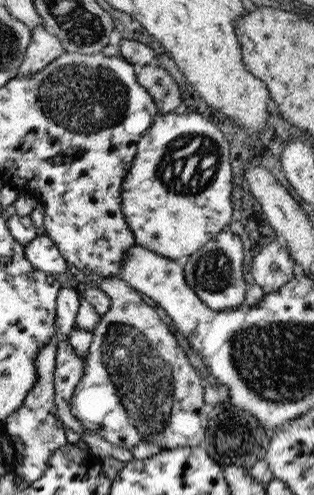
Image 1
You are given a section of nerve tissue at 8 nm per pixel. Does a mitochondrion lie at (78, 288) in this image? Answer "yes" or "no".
no

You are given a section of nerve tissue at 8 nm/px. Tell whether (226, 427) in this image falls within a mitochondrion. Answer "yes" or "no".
no

